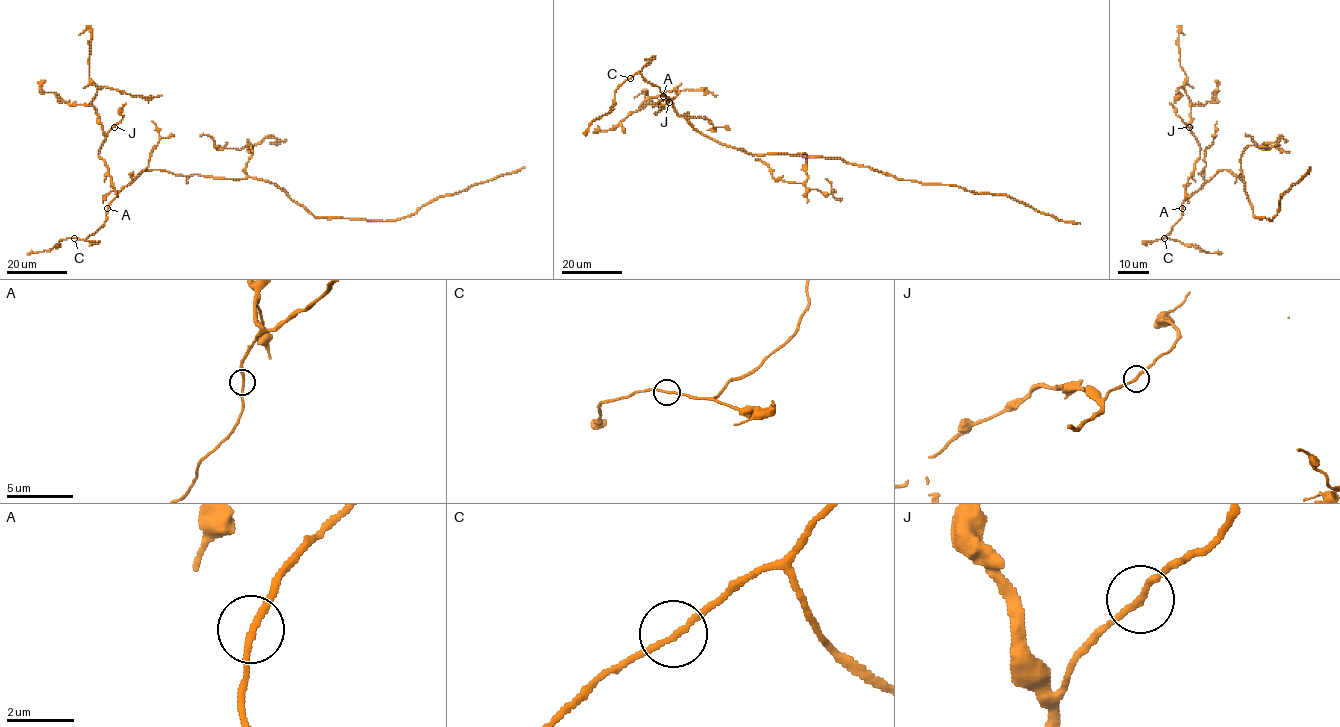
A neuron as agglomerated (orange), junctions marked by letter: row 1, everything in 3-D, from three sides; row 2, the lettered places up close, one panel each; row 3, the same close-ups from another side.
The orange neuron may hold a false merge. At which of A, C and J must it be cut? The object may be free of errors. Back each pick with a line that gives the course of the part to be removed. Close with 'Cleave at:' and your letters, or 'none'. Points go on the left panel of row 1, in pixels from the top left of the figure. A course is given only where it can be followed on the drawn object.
Cleave at: none

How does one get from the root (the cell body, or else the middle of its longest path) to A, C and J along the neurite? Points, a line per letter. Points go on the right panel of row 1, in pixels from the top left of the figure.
A: (1240, 178), (1240, 174), (1227, 170), (1217, 171), (1186, 198), (1182, 208)
C: (1240, 178), (1227, 170), (1217, 171), (1186, 198), (1181, 218), (1158, 240), (1164, 238)
J: (1240, 178), (1240, 174), (1219, 171), (1188, 196), (1187, 179), (1200, 149), (1189, 127)

